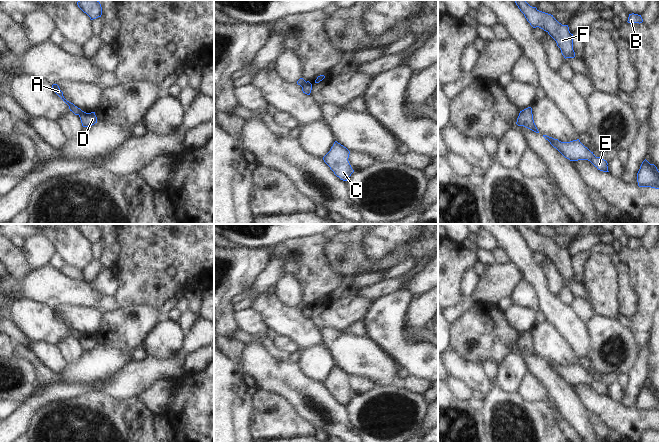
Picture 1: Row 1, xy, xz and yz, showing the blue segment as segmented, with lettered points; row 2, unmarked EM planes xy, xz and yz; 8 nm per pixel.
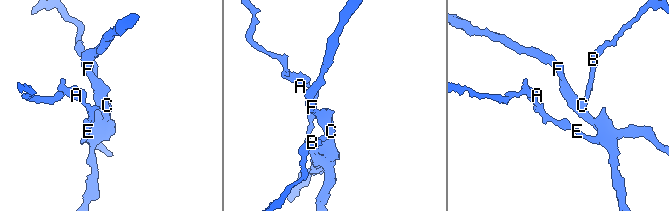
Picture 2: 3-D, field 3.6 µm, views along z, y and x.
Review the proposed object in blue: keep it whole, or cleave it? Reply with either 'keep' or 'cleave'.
cleave

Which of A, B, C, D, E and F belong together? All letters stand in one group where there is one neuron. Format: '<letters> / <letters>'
A / B C D E F

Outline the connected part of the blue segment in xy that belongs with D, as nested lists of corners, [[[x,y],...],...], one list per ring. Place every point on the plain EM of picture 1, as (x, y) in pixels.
[[[82,335],[79,341],[83,351],[91,351],[92,349],[97,347],[97,341],[95,339],[95,336],[86,337]]]

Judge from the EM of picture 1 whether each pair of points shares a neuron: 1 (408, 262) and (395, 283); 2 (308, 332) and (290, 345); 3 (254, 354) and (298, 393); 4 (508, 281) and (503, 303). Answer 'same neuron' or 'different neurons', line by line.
1: different neurons
2: different neurons
3: same neuron
4: different neurons

